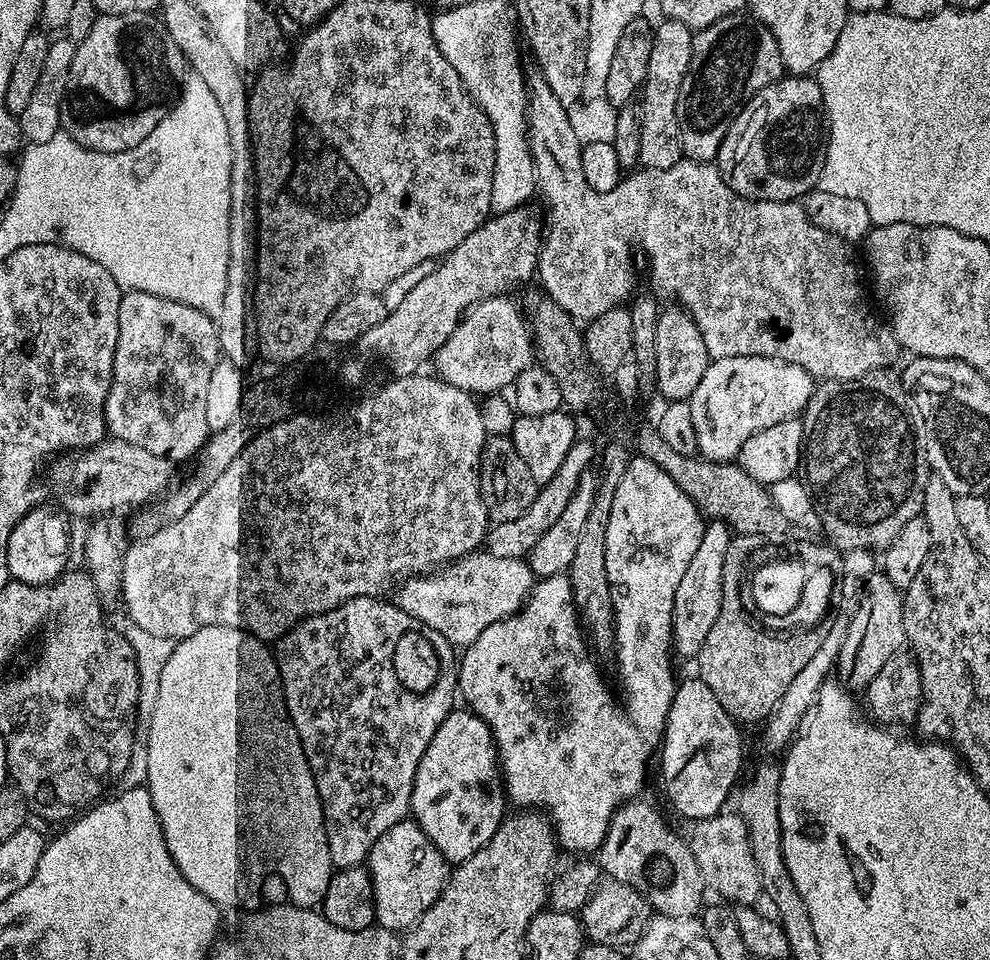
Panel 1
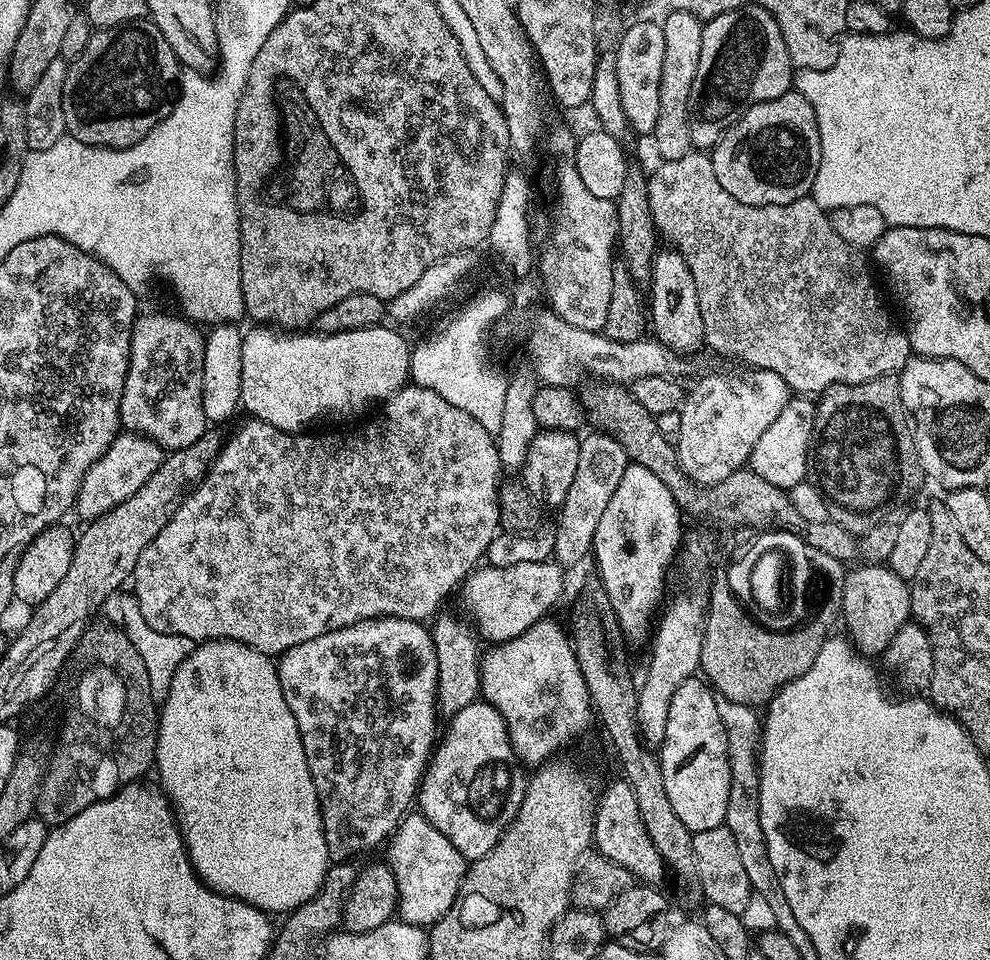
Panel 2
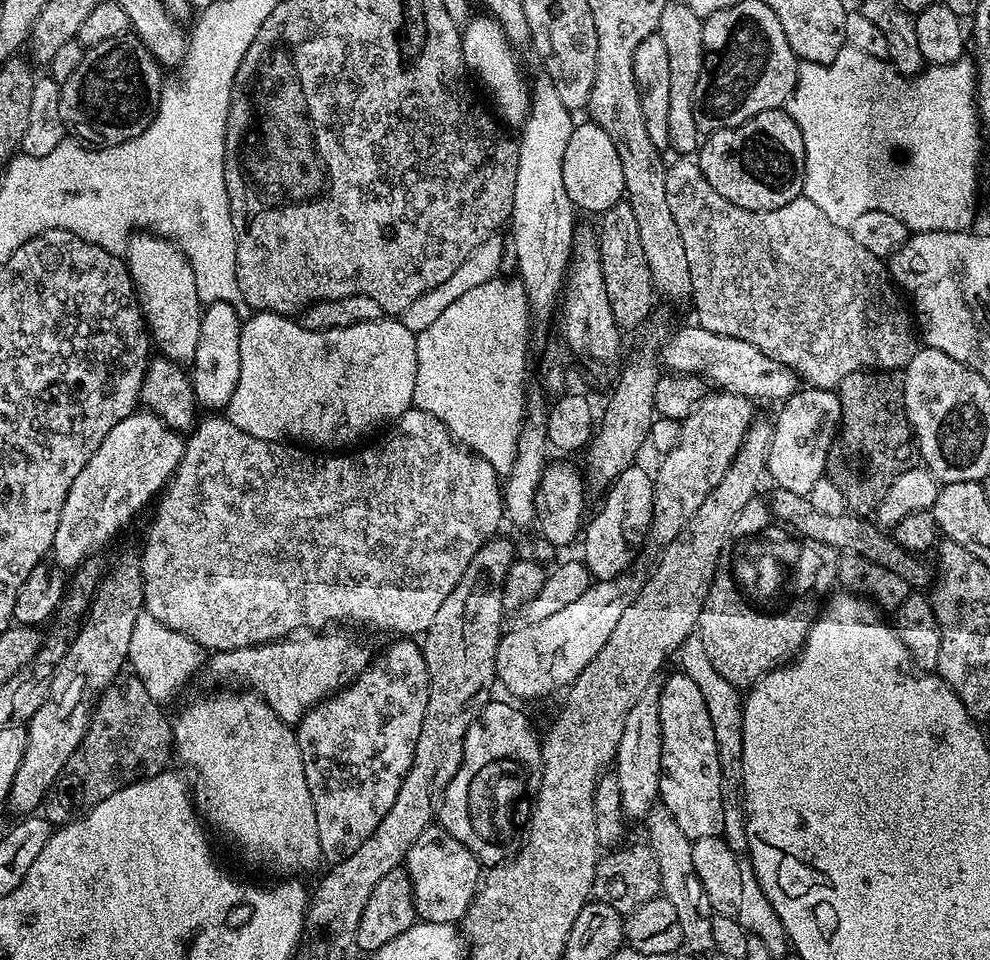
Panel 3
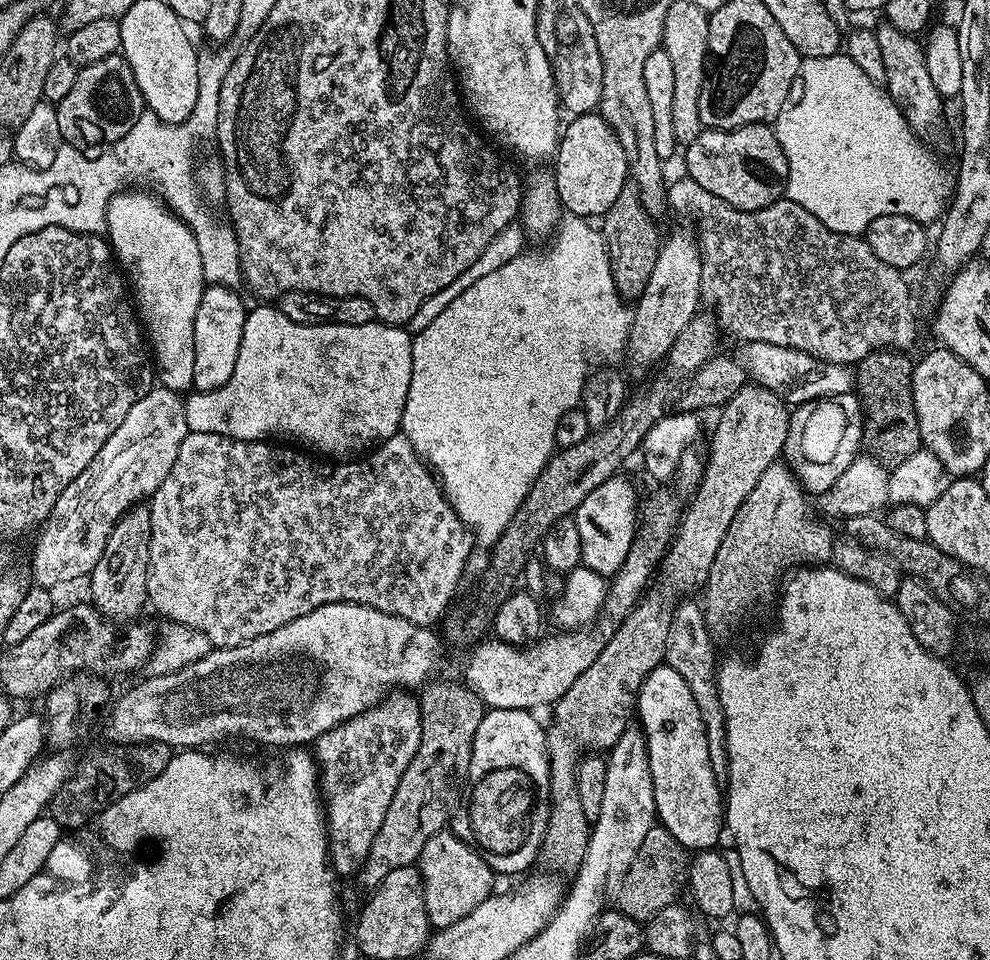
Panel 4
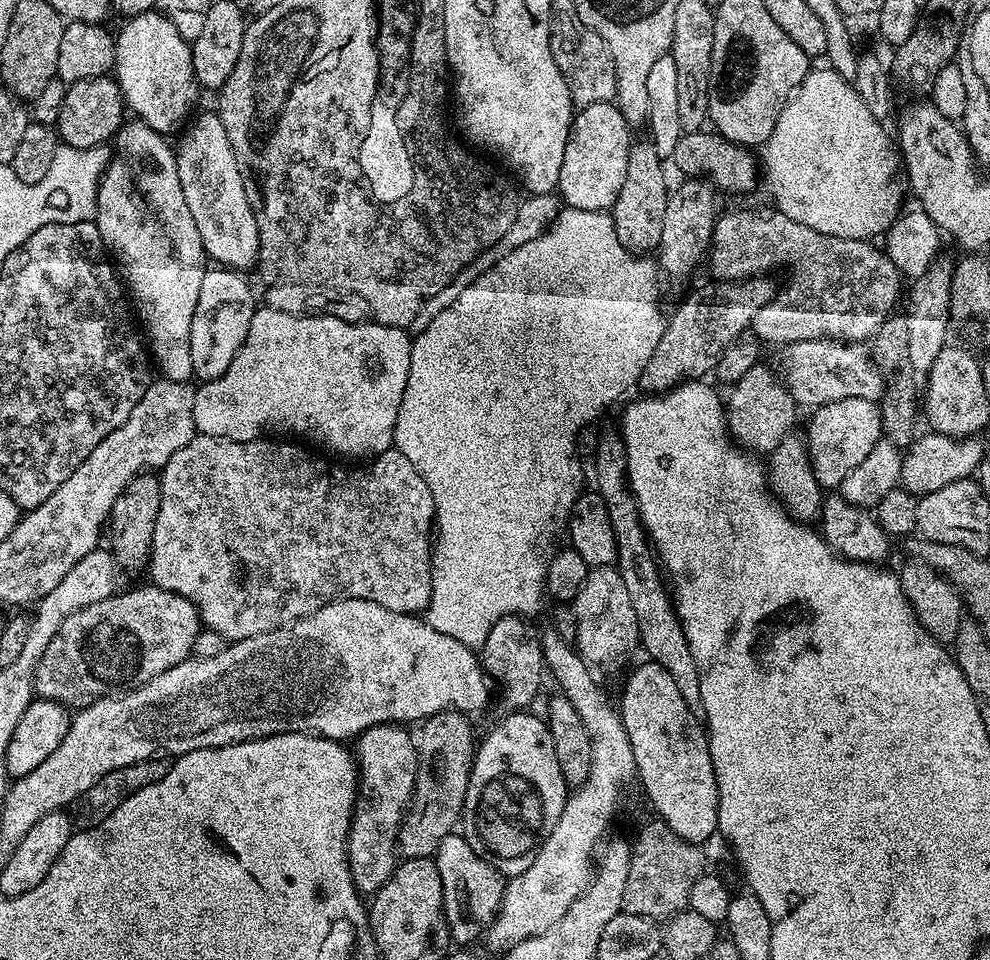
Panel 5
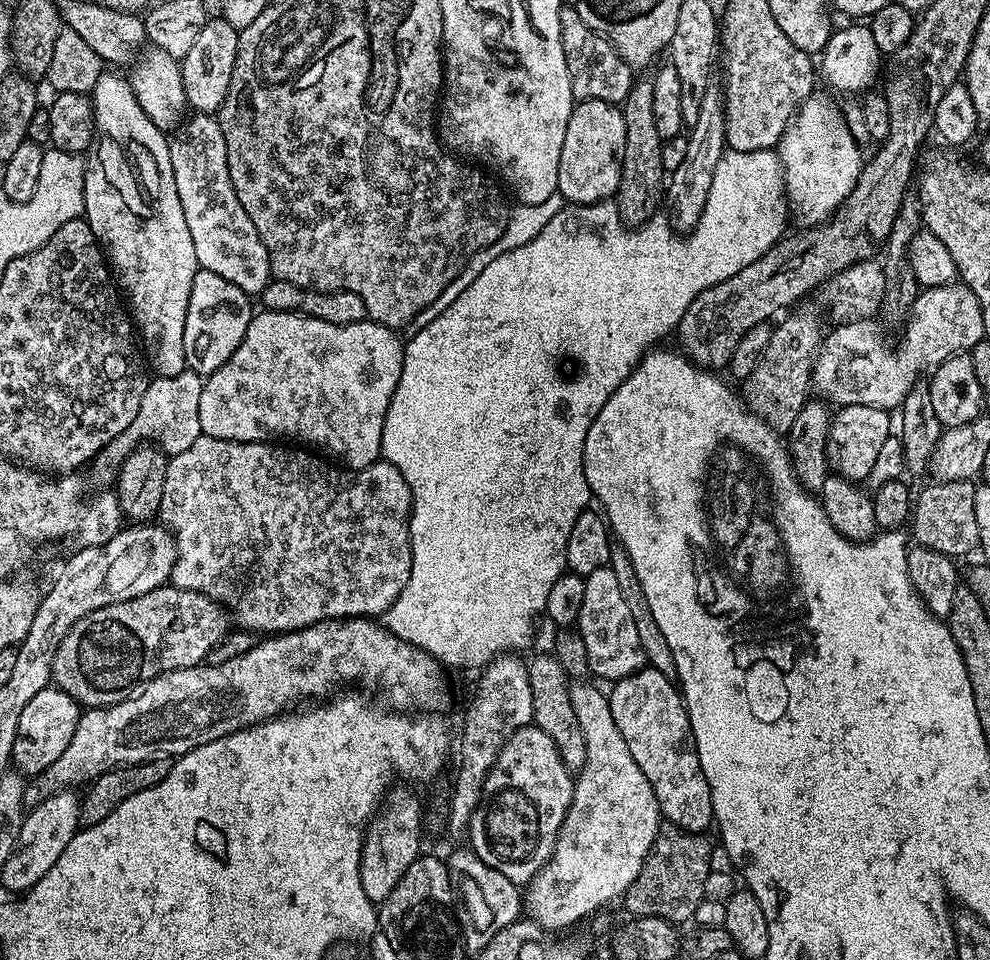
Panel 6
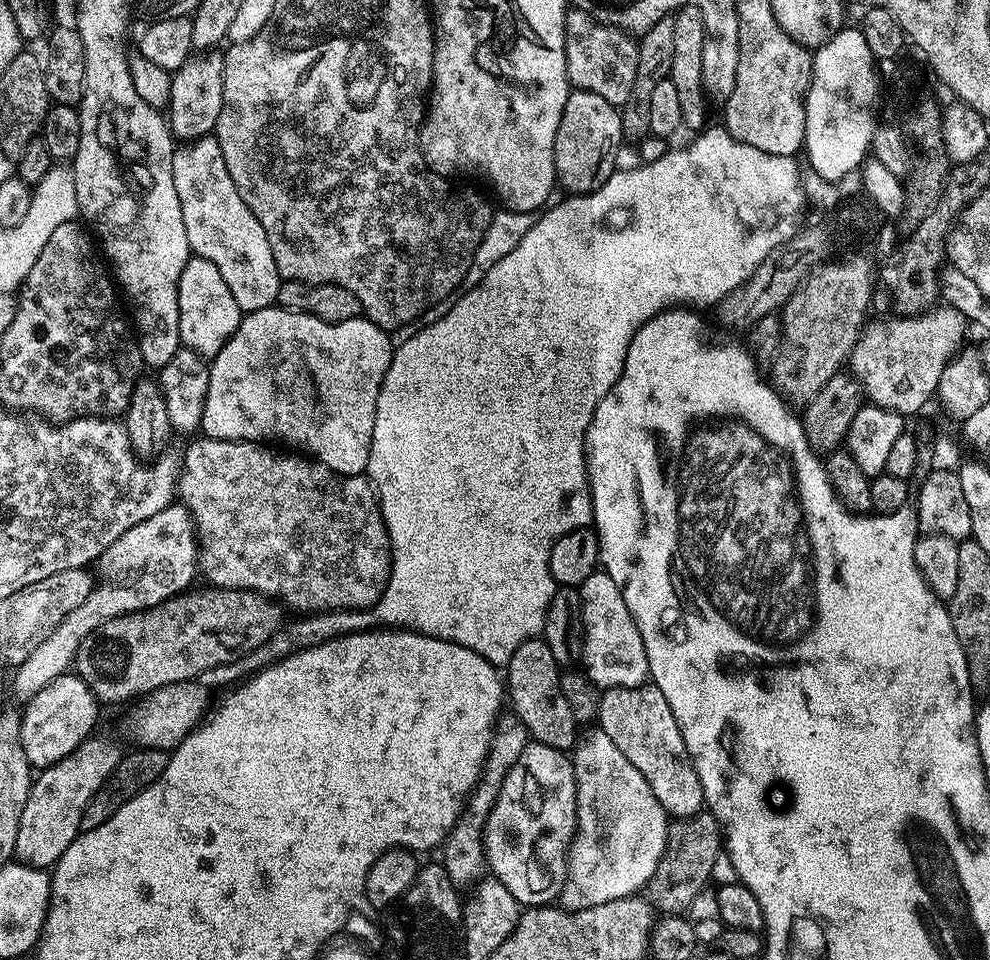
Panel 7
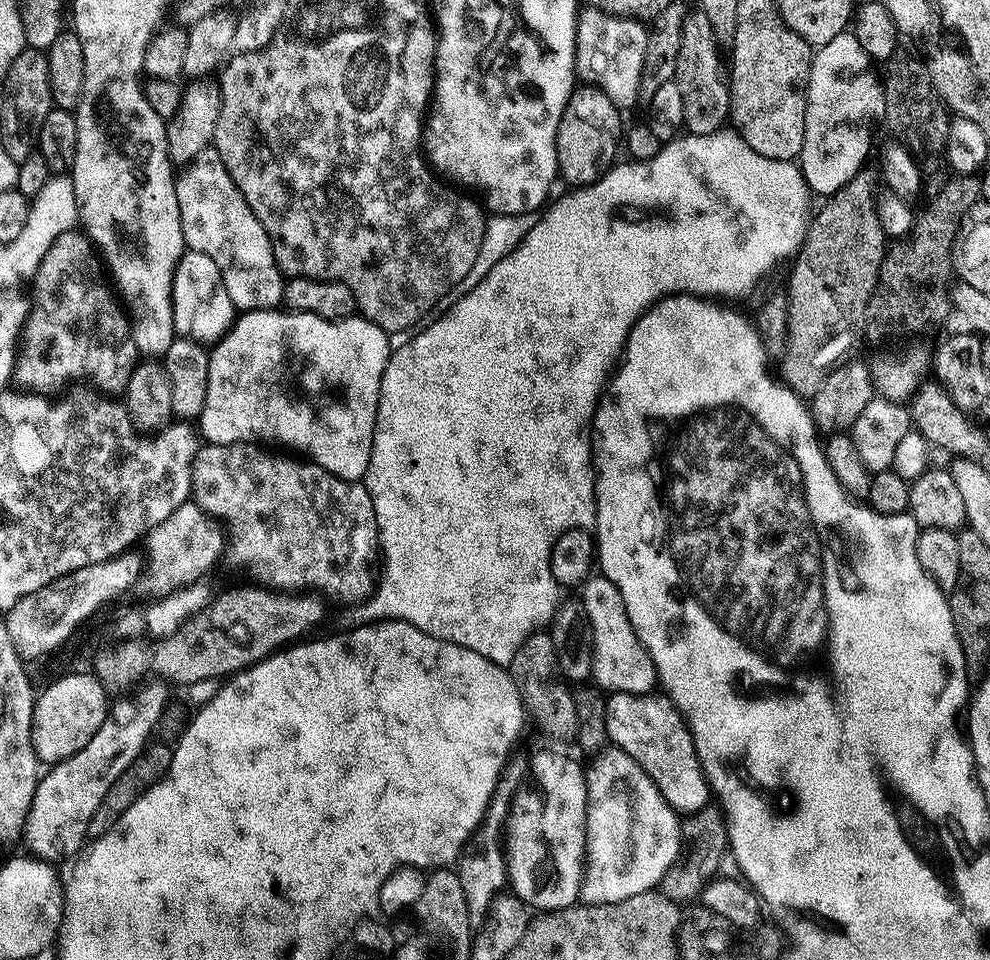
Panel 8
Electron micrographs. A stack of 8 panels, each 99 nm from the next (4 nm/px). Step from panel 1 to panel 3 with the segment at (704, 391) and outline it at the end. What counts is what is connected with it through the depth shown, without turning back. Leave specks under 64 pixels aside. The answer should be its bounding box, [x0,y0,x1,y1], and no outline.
[646,390,756,549]

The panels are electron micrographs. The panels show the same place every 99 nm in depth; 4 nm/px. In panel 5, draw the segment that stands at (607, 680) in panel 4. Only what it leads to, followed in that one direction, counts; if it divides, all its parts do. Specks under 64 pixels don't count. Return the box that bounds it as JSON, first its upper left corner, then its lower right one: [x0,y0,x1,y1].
[726,363,798,454]

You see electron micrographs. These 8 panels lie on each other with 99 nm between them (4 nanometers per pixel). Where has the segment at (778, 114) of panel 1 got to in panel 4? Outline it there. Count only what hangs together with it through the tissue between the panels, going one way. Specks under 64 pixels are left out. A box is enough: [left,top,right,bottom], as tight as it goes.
[683,124,786,210]

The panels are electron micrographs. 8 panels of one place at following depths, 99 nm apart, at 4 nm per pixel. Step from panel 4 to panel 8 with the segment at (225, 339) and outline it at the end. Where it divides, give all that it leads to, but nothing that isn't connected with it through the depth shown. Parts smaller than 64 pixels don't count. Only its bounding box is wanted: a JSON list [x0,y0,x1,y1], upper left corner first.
[172,251,238,346]

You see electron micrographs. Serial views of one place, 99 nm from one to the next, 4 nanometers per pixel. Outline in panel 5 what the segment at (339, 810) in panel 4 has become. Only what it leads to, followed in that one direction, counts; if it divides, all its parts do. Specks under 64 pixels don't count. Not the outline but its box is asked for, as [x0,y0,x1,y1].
[348,724,420,894]

